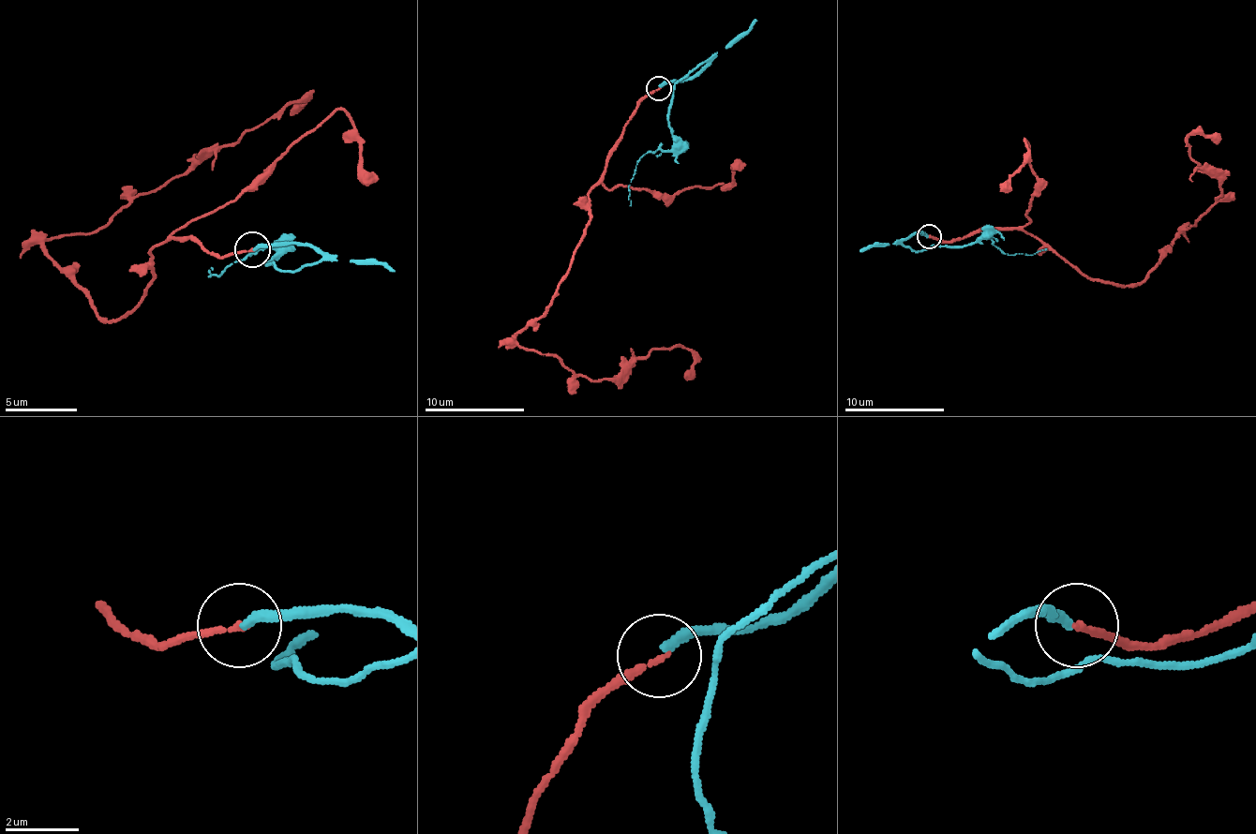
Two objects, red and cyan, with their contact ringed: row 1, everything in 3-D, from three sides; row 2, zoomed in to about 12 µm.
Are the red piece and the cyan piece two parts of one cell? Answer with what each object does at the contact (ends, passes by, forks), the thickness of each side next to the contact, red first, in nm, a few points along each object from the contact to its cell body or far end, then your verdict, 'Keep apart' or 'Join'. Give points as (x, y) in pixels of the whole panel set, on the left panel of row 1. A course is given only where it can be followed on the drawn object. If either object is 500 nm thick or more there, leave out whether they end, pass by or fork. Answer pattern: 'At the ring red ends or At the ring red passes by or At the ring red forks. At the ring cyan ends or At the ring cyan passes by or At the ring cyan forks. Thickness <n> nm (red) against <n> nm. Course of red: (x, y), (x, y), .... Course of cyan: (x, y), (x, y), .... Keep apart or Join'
At the ring red ends. At the ring cyan ends. Thickness 160 nm (red) against 280 nm. Course of red: (251, 250), (164, 239), (146, 293), (106, 319), (45, 246), (99, 232), (302, 98), (294, 109). Course of cyan: (251, 250), (306, 243), (320, 258), (284, 272), (265, 264), (276, 254), (269, 246), (218, 275), (211, 268). Keep apart

